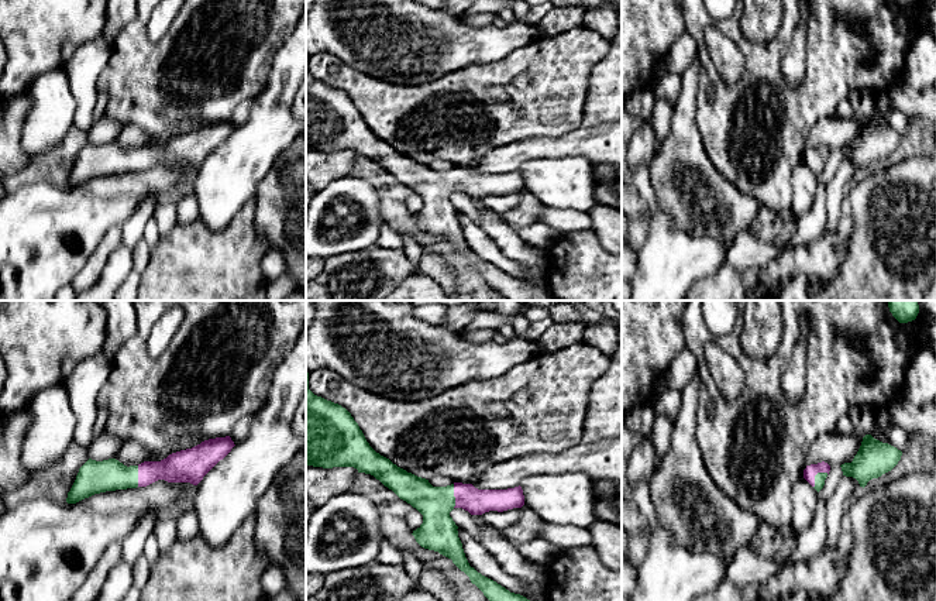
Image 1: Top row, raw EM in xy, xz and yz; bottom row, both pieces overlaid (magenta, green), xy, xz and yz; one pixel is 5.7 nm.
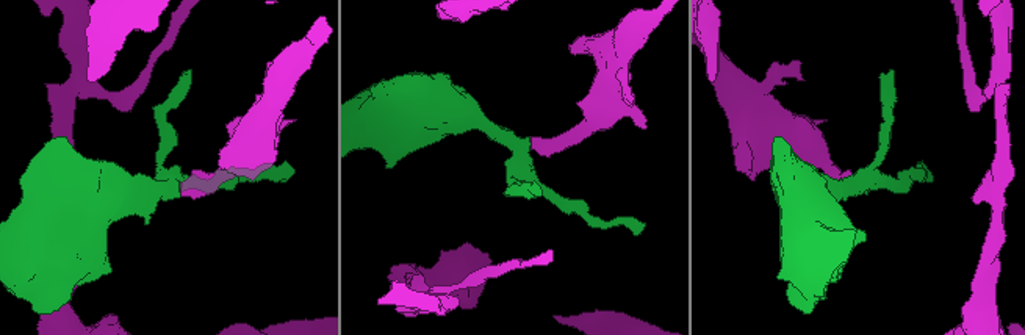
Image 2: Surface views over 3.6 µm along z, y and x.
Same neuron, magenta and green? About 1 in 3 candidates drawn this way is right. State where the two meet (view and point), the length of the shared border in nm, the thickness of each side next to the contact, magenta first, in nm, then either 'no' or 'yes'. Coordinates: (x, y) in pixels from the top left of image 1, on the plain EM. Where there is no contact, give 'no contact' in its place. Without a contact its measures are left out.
yz (815, 158) | 120 nm | 70/60 nm | yes

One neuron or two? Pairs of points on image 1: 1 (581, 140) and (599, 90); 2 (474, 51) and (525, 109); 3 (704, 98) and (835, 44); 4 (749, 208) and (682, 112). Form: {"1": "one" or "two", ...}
{"1": "two", "2": "two", "3": "one", "4": "one"}

